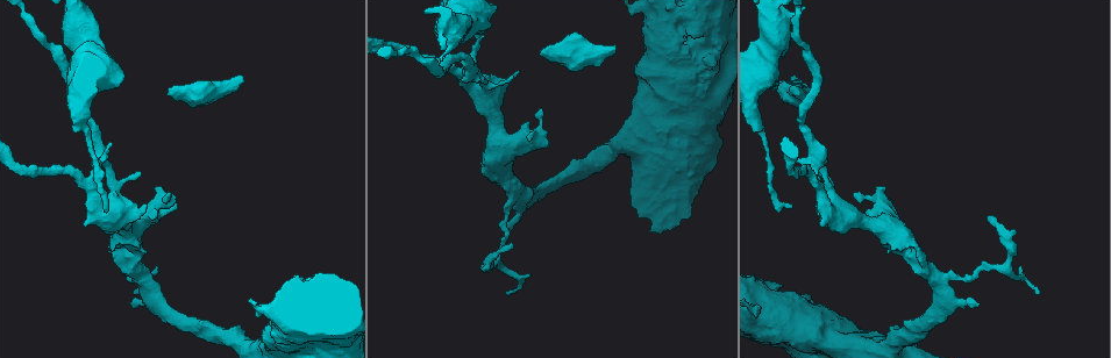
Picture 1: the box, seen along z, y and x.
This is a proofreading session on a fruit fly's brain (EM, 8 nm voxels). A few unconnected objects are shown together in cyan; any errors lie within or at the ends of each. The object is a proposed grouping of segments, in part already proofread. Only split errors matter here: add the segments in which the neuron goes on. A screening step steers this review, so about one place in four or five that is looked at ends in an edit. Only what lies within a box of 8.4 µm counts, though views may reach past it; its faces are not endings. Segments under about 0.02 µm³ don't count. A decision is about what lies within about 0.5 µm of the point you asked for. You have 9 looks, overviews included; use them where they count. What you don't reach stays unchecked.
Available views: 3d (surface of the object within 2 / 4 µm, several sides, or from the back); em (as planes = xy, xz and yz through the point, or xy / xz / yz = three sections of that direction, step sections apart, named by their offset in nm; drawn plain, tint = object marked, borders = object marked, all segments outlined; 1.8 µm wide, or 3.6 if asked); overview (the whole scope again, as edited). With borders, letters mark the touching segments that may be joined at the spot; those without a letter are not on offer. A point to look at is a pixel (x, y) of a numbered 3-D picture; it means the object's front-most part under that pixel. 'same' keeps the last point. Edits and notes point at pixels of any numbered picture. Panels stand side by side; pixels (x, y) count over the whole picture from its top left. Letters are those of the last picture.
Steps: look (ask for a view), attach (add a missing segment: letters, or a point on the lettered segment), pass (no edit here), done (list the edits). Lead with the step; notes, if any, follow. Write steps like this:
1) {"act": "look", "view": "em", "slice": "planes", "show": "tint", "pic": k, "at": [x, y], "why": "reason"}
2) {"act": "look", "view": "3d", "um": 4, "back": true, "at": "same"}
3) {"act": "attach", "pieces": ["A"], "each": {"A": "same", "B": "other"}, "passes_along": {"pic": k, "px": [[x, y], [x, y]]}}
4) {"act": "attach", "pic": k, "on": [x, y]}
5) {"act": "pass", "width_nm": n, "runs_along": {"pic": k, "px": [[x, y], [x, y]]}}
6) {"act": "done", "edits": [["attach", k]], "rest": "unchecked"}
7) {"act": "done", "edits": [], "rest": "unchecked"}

{"act": "look", "view": "em", "slice": "xy", "step": 4, "show": "borders", "pic": 1, "at": [240, 76], "why": "branch stops here"}

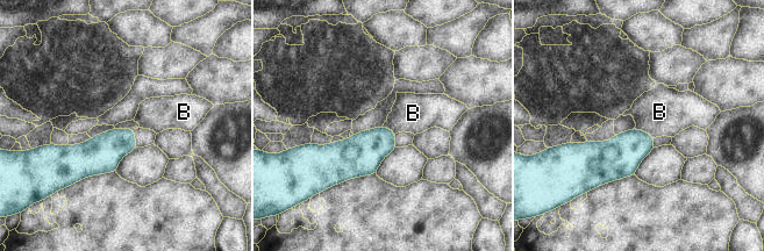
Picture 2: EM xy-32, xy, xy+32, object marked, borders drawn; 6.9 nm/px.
{"act": "look", "view": "em", "slice": "planes", "show": "borders", "at": "same"}

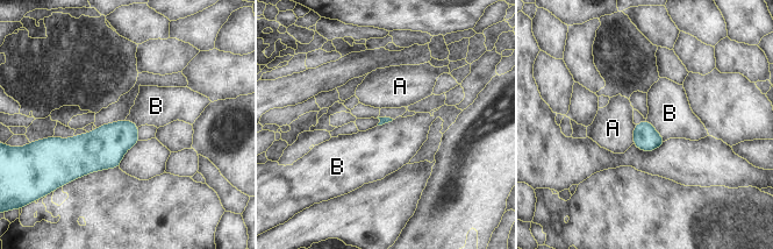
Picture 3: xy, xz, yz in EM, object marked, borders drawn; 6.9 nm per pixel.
{"act": "pass", "each": {"A": "other", "B": "other"}, "border": {"pic": 3, "px": [[645, 119], [664, 141]]}, "found": "none of them fits"}

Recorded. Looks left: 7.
{"act": "look", "view": "3d", "um": 2, "pic": 1, "at": [168, 95]}

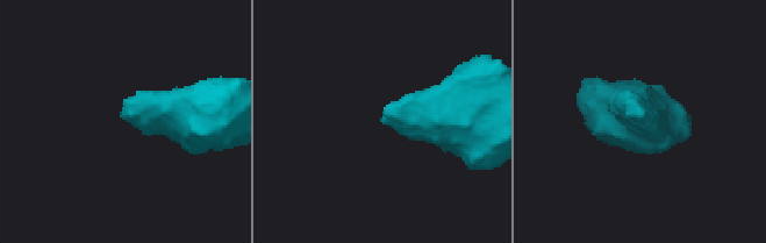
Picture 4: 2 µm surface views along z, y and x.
{"act": "look", "view": "em", "slice": "planes", "show": "borders", "pic": 4, "at": [124, 118], "why": "need the tissue"}

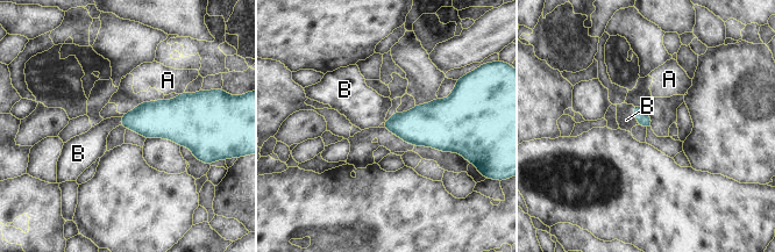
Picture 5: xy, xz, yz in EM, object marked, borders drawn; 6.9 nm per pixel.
{"act": "attach", "pieces": ["B"], "each": {"A": "other", "B": "same"}, "found": "it goes on there"}

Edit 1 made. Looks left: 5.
{"act": "look", "view": "overview"}

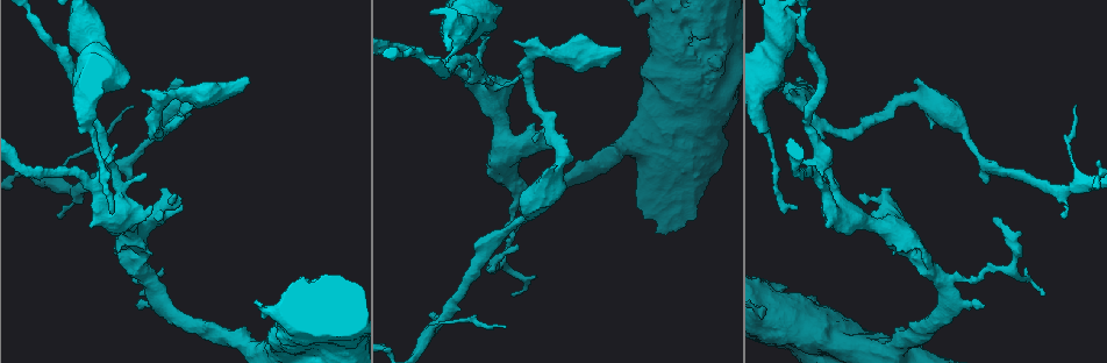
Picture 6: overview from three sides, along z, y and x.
{"act": "look", "view": "3d", "um": 2, "pic": 6, "at": [518, 247], "why": "branch stops here"}

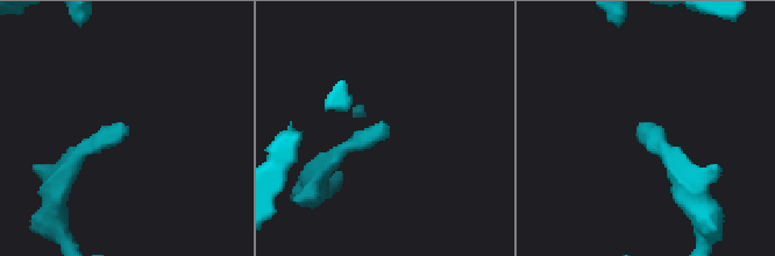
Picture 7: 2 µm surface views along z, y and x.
{"act": "look", "view": "em", "slice": "xz", "step": 8, "show": "borders", "pic": 7, "at": [385, 137]}

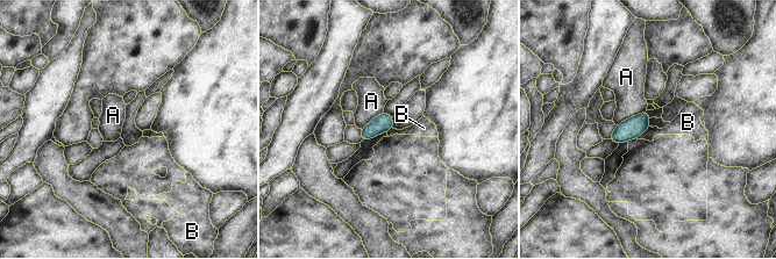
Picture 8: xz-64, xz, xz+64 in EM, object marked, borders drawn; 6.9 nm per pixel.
{"act": "pass", "each": {"A": "other", "B": "other"}, "found": "none of them fits"}

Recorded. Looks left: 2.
{"act": "done", "edits": [["attach", 5]], "rest": "unchecked"}

